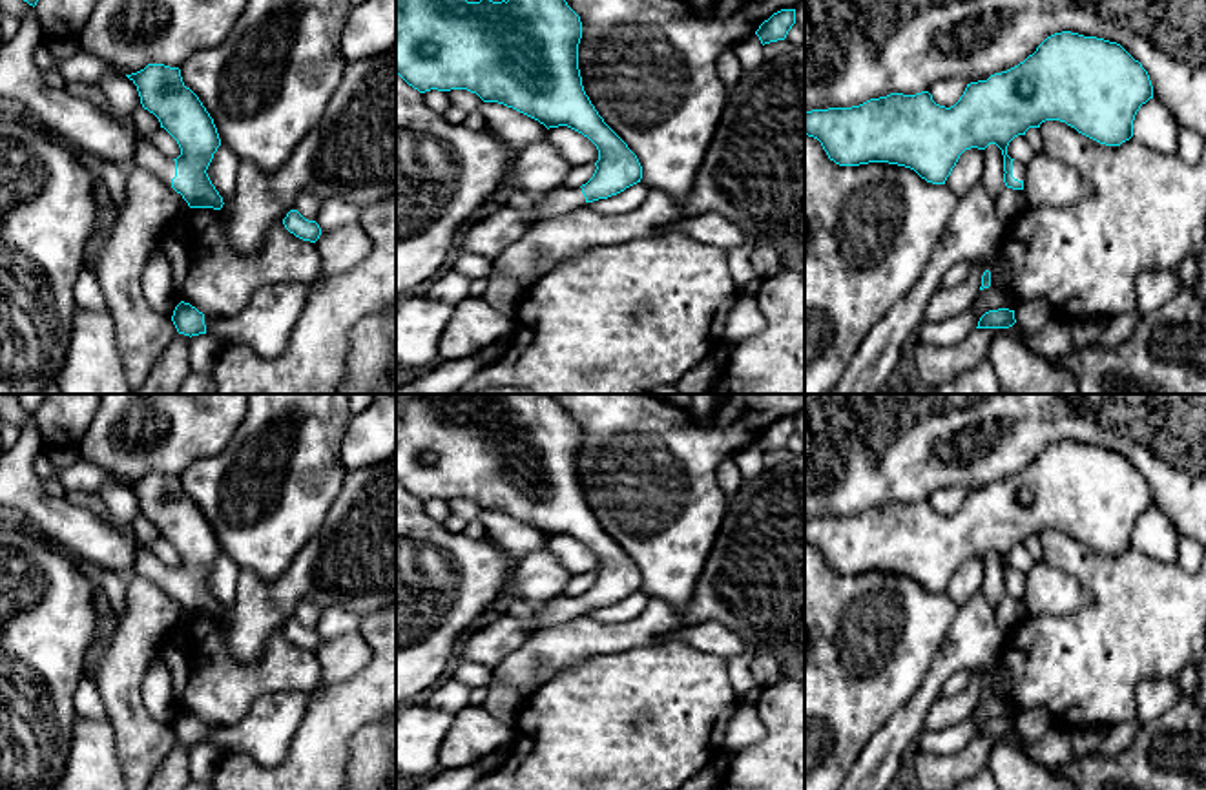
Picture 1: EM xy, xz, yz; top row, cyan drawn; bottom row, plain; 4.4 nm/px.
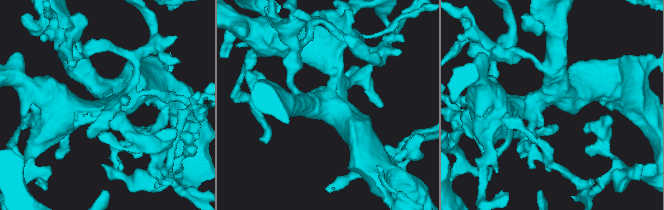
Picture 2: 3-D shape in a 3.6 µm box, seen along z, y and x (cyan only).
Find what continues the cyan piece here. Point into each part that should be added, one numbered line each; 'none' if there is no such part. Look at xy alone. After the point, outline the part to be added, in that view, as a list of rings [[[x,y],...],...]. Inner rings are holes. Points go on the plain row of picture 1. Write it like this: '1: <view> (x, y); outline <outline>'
1: xy (146, 566); outline [[[140,547],[137,549],[135,575],[139,578],[151,580],[159,587],[162,587],[168,595],[172,595],[172,587],[175,586],[175,569],[162,564],[151,551]]]

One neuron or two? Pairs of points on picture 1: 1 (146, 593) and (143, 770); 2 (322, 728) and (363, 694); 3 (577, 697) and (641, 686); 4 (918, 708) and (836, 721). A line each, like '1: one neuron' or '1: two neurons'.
1: one neuron
2: one neuron
3: one neuron
4: two neurons

